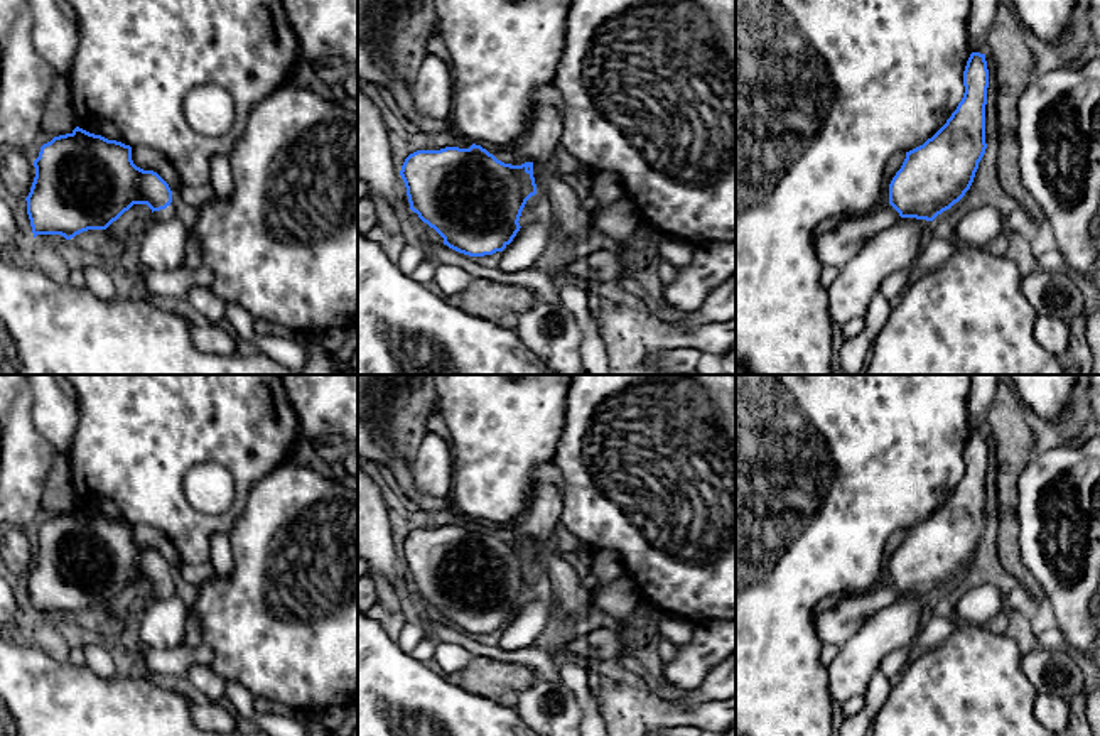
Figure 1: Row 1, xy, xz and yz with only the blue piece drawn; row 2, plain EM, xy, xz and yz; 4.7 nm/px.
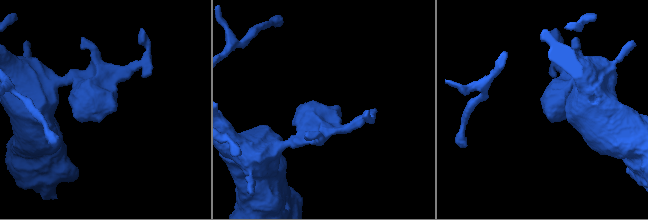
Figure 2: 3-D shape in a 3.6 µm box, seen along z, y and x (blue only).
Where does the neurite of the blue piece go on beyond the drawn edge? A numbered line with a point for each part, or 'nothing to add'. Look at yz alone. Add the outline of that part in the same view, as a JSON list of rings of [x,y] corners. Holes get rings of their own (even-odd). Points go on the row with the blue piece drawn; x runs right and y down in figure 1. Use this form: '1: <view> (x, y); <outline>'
1: yz (839, 245); [[[887,203],[877,204],[871,213],[844,218],[813,240],[817,258],[822,267],[842,268],[899,219],[899,213]]]

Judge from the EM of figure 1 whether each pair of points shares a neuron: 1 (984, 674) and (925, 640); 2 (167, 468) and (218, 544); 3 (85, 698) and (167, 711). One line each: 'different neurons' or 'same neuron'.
1: different neurons
2: different neurons
3: same neuron

